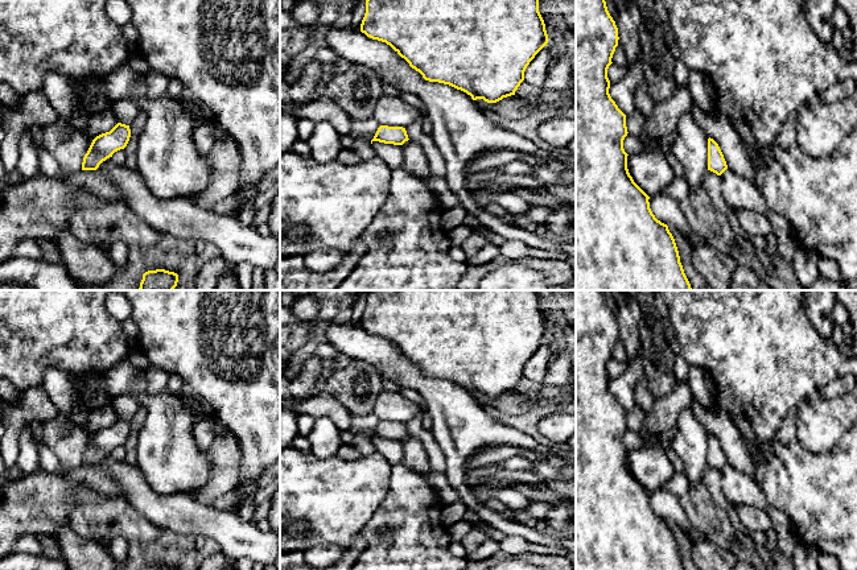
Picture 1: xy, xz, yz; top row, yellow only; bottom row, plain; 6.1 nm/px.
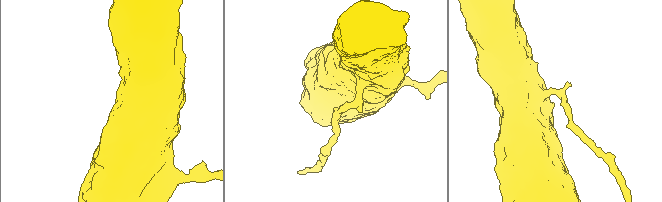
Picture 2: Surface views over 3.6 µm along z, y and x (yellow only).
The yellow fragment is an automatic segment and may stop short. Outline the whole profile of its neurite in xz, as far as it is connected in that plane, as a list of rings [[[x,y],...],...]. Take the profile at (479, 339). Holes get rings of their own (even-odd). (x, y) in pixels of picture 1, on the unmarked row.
[[[370,290],[360,327],[390,340],[425,376],[449,380],[487,398],[515,391],[527,362],[548,339],[537,290]]]

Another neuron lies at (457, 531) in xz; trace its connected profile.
[[[463,519],[452,524],[450,526],[448,526],[450,541],[461,541],[462,537],[471,529],[474,529],[473,525]]]

